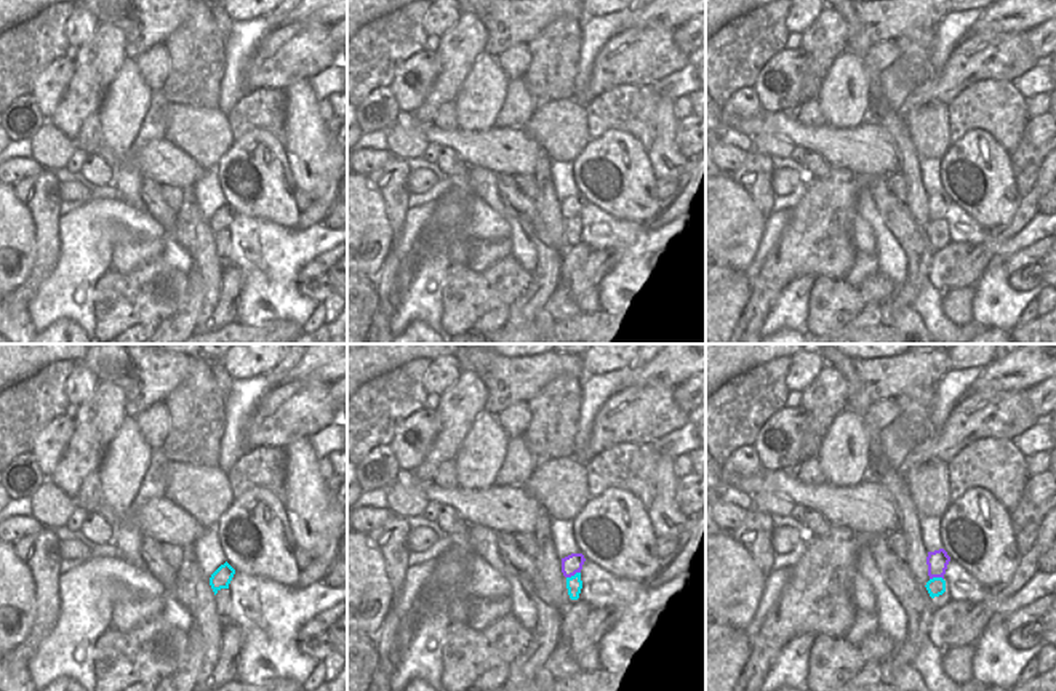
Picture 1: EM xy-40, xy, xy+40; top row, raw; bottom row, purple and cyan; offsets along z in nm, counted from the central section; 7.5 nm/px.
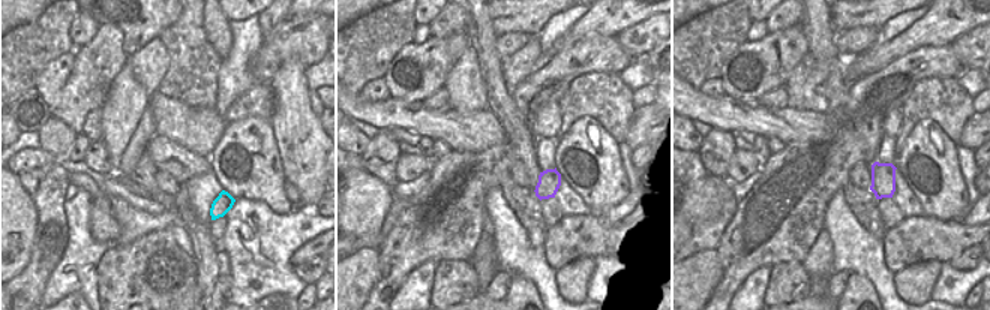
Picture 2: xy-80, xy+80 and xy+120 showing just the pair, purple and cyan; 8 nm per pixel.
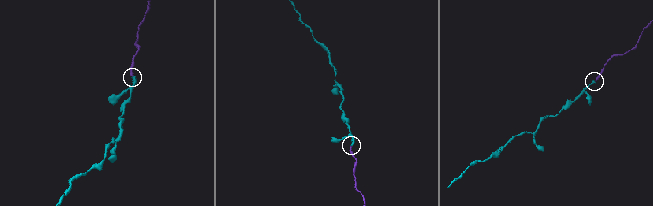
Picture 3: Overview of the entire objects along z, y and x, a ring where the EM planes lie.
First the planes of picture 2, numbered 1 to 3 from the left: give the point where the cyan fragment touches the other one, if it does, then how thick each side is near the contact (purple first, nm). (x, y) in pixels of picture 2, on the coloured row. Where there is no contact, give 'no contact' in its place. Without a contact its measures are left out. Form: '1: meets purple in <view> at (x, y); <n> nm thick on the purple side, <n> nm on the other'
1: no contact
2: no contact
3: no contact

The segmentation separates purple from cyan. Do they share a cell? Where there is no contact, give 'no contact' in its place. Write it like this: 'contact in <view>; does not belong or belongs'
contact in xy; belongs

